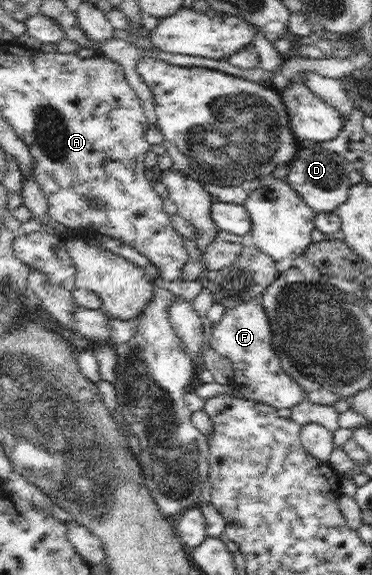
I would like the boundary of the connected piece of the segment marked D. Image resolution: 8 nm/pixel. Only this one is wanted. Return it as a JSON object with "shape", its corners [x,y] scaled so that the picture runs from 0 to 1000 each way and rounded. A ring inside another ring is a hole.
{"shape":[[[812,249],[809,263],[782,287],[772,308],[777,318],[785,318],[855,372],[906,367],[909,358],[919,358],[938,346],[941,311],[935,301],[925,301],[930,280],[909,264],[874,254],[836,259],[831,252]]]}

